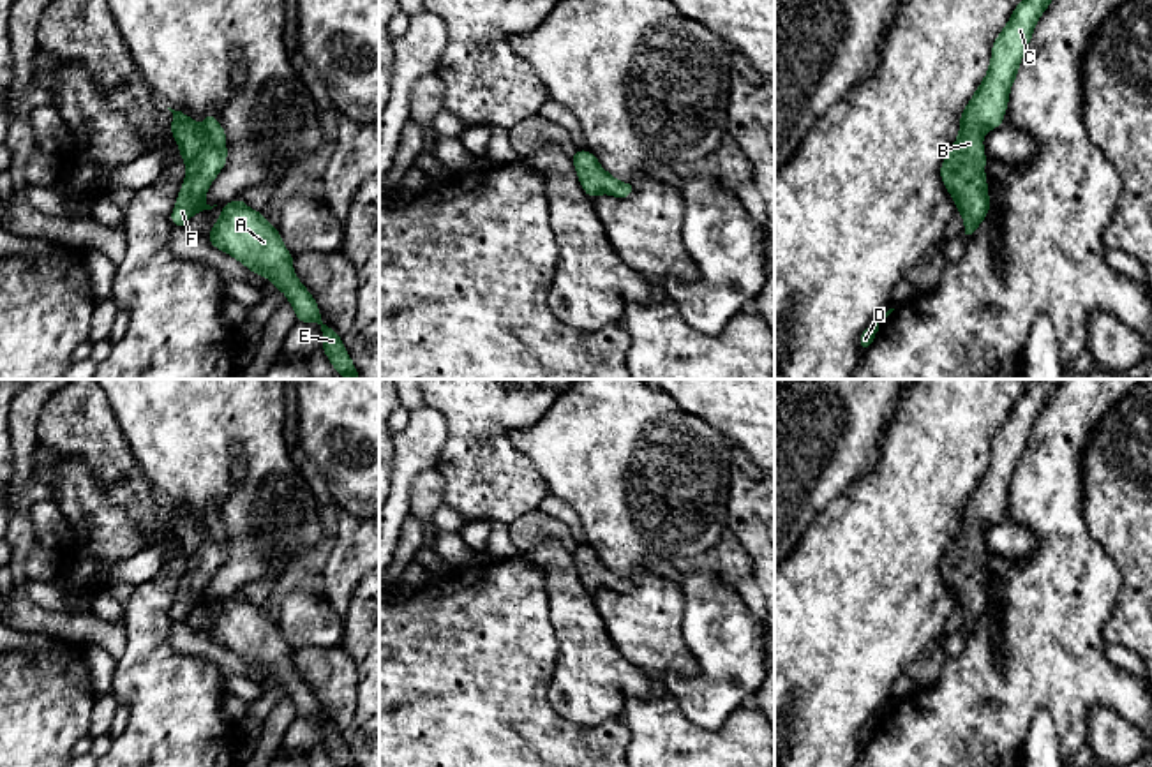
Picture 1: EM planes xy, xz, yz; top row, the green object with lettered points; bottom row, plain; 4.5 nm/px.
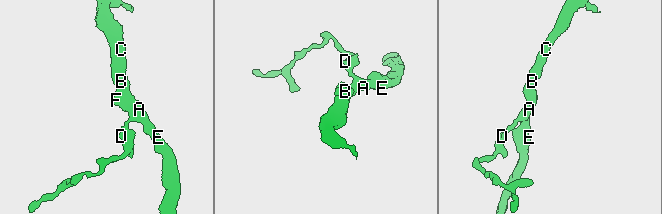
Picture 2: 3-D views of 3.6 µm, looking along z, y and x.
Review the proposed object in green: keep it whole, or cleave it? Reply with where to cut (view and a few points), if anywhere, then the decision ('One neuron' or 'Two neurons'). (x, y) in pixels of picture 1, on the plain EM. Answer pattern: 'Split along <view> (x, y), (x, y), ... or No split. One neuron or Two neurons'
No split. One neuron

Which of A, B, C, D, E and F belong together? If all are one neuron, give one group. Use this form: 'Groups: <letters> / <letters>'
Groups: A B C D E F

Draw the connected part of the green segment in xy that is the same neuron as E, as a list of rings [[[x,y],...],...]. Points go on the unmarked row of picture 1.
[[[242,592],[221,601],[222,610],[206,629],[210,638],[281,684],[298,718],[321,719],[323,746],[337,767],[356,767],[340,730],[321,714],[316,695],[295,670],[293,649],[288,647],[277,622],[261,607],[249,603]]]

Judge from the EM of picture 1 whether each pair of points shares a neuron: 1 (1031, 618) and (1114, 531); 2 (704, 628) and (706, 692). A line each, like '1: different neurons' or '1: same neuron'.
1: different neurons
2: same neuron

